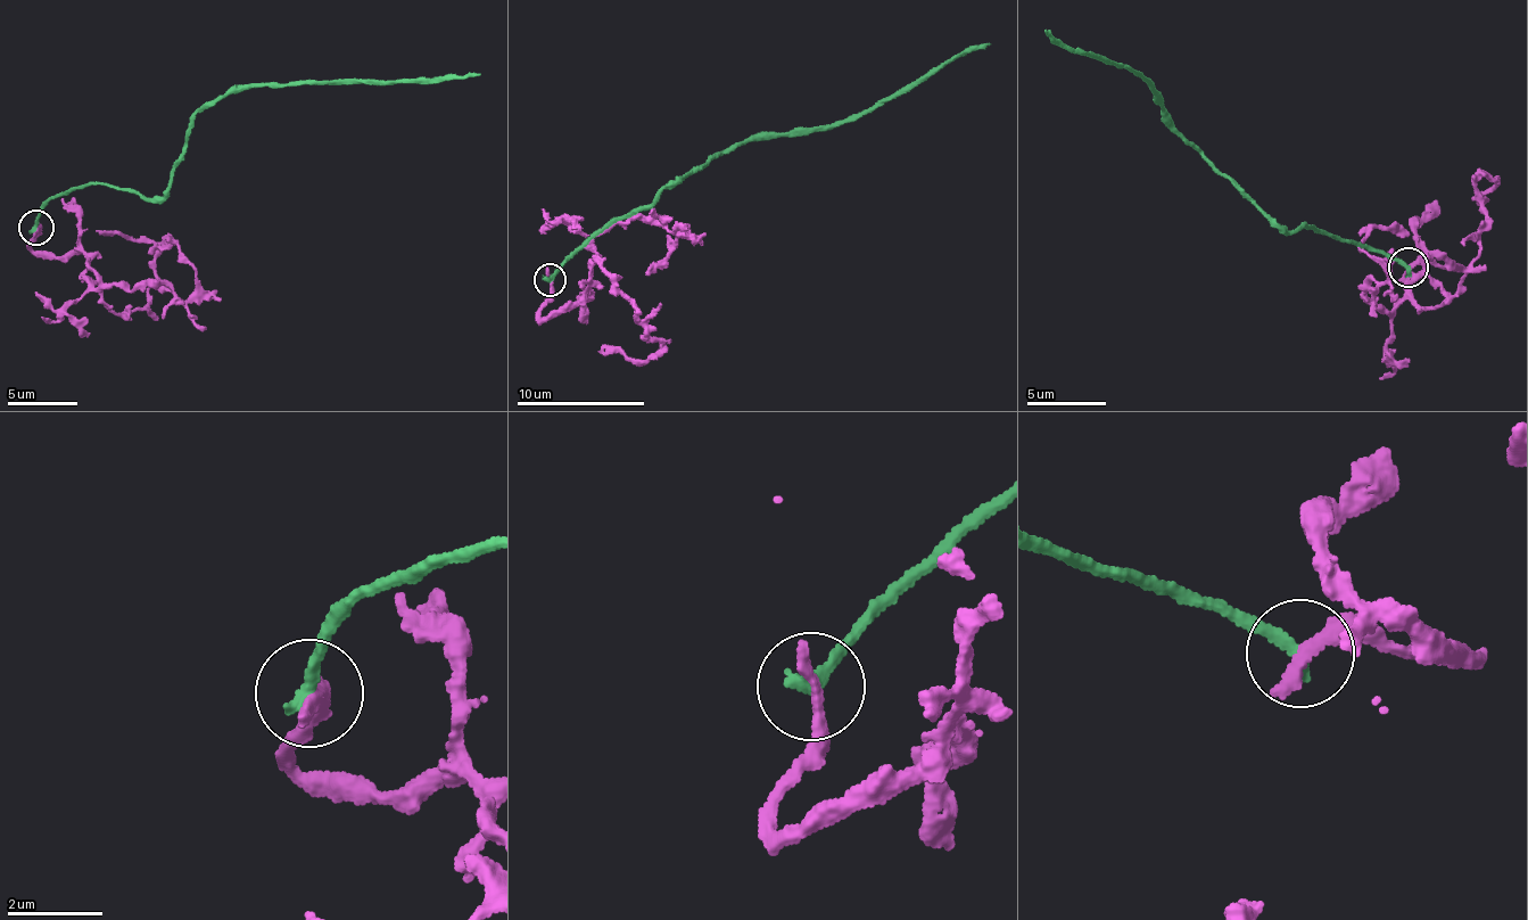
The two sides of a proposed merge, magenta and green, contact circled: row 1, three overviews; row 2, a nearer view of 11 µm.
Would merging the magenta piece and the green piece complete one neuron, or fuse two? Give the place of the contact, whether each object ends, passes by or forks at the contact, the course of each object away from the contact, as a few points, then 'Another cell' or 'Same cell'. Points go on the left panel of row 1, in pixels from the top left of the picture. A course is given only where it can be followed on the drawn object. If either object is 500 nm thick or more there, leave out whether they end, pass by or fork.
Place: (35, 228). At the ring magenta ends. At the ring green ends. Course of magenta: (36, 229), (36, 251), (76, 251), (116, 314), (149, 301), (167, 245), (97, 229). Course of green: (36, 229), (43, 205), (87, 185), (148, 197), (162, 195), (197, 113), (229, 90), (432, 82), (481, 73). Another cell

